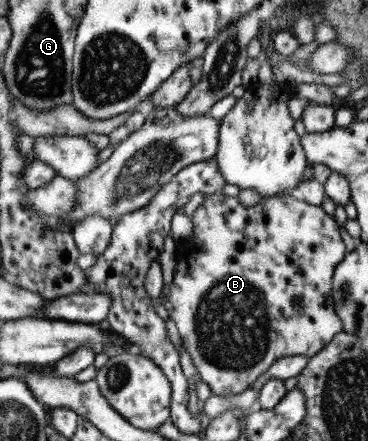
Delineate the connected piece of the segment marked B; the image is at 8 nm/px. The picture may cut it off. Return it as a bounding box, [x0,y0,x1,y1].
[160,193,346,397]

